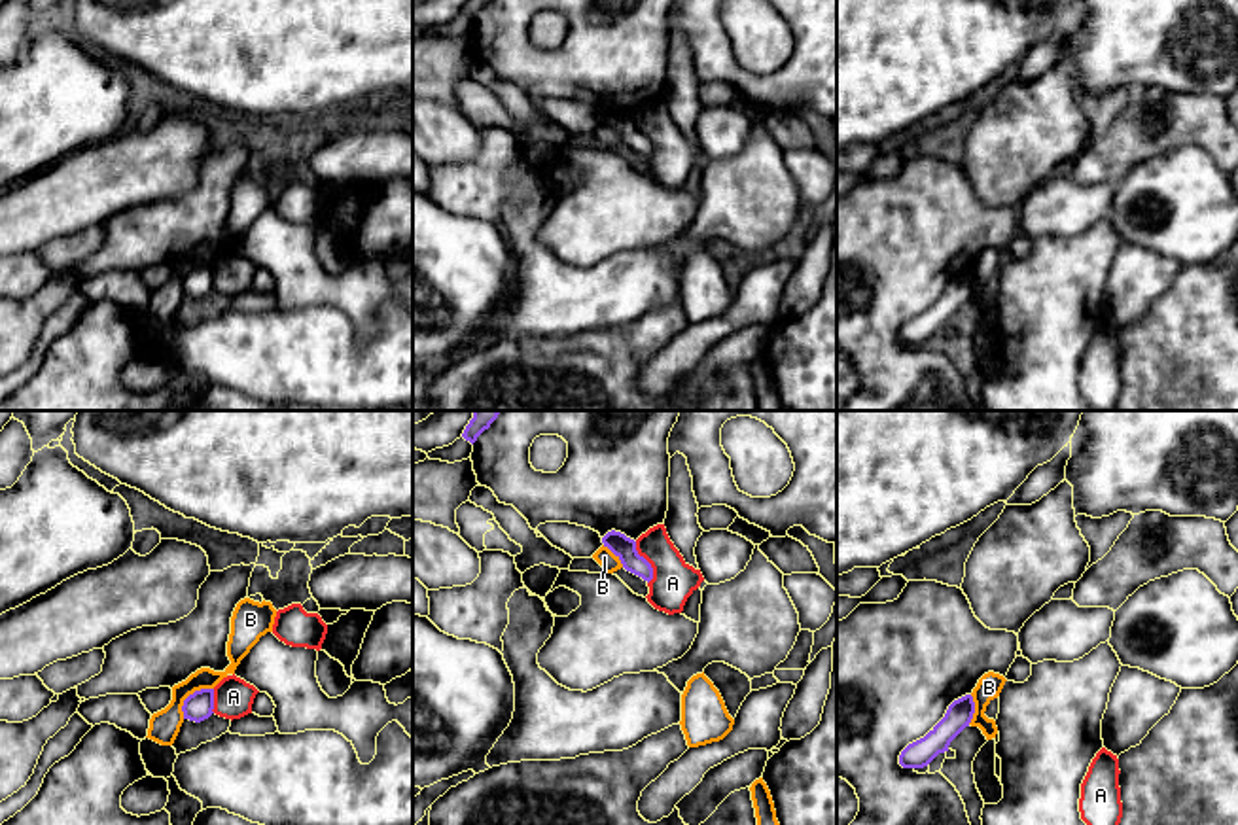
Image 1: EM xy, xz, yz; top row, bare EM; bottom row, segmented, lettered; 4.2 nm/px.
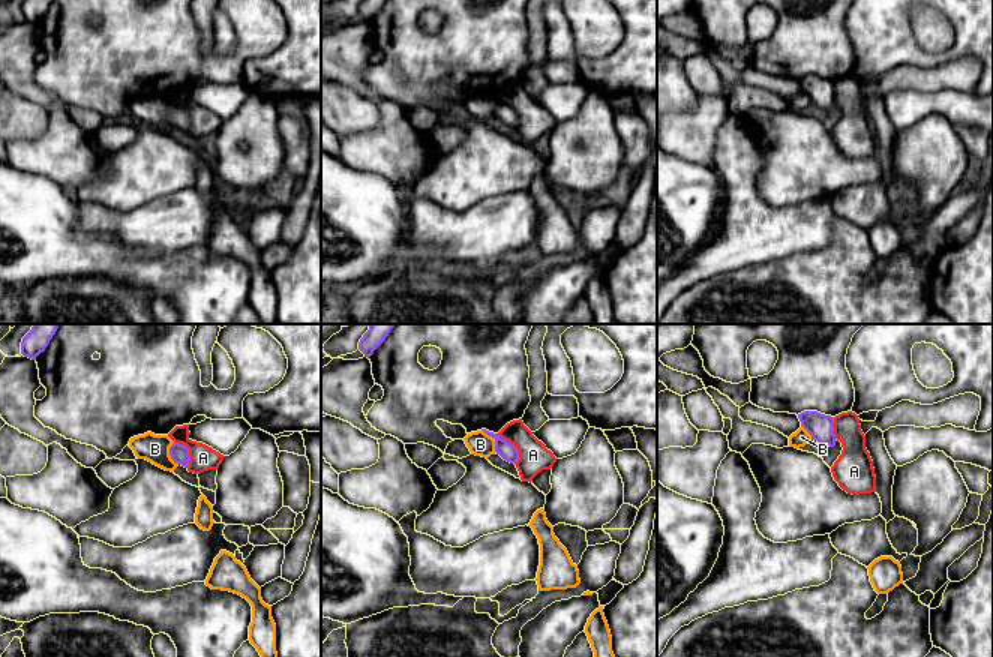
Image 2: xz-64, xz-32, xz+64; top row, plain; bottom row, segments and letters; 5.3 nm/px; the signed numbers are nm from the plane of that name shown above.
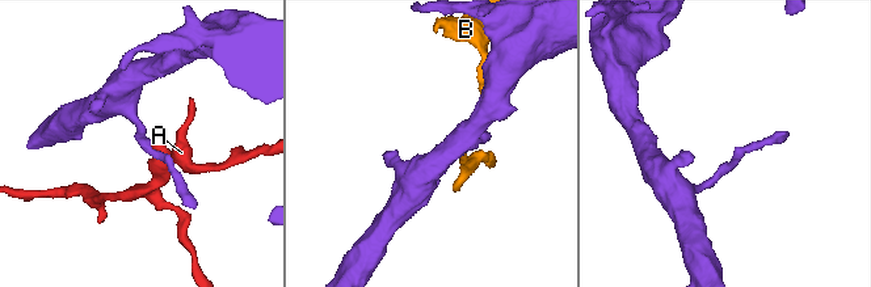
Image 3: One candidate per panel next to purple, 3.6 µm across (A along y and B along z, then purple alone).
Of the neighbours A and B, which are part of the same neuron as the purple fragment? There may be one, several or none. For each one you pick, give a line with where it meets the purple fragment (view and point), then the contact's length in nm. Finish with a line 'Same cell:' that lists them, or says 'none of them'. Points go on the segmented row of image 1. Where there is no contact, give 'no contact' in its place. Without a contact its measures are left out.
Same cell: none of them

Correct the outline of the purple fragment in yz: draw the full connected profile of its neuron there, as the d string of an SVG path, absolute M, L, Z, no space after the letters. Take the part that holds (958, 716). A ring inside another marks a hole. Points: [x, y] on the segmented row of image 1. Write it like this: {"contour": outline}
{"contour": "M971 694L954 700L945 717L924 738L901 751L899 764L903 768L928 766L939 753L948 751L950 742L969 727L973 713L975 702Z"}

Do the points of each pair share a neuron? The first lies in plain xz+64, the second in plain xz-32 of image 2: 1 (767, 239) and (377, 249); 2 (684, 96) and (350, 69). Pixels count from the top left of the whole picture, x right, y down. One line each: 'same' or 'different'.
1: different
2: different

